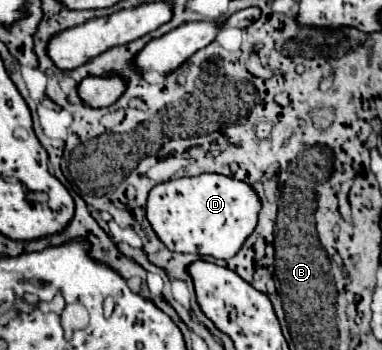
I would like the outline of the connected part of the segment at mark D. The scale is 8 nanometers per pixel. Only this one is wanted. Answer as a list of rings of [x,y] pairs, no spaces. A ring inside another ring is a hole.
[[[206,172],[200,176],[176,178],[154,186],[148,196],[146,218],[150,220],[156,236],[172,252],[190,252],[228,260],[236,256],[246,238],[254,232],[260,208],[262,202],[252,184],[232,176]],[[230,232],[244,232],[244,236],[234,236],[234,252],[230,252]]]

